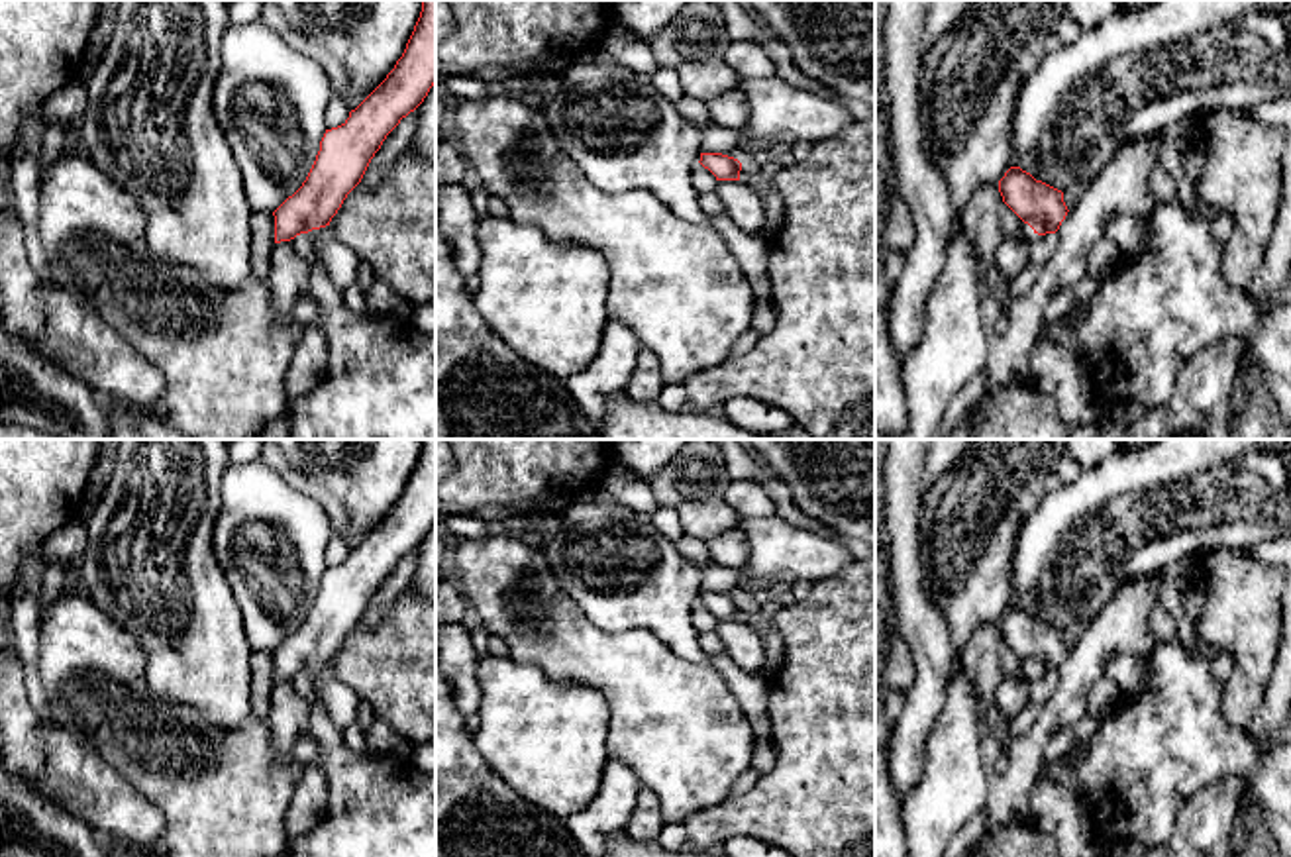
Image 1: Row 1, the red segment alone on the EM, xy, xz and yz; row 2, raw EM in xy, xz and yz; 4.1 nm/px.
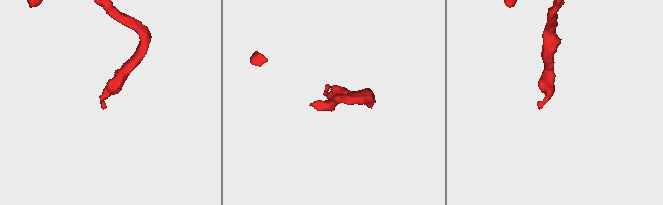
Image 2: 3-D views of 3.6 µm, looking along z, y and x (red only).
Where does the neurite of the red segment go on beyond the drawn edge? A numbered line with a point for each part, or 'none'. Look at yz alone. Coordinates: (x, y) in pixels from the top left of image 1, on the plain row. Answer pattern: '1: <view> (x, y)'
none

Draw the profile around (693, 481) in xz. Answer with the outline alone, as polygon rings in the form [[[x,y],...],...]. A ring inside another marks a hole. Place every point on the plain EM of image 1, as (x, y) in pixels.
[[[689,439],[685,447],[649,480],[659,508],[671,508],[681,518],[687,535],[708,543],[712,537],[740,528],[740,514],[728,506],[724,488],[732,477],[722,451],[712,439]]]

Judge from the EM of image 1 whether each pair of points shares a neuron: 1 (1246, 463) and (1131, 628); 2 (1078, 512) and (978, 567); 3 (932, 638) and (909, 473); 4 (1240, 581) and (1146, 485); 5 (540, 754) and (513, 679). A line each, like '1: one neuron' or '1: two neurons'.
1: two neurons
2: two neurons
3: one neuron
4: two neurons
5: one neuron

